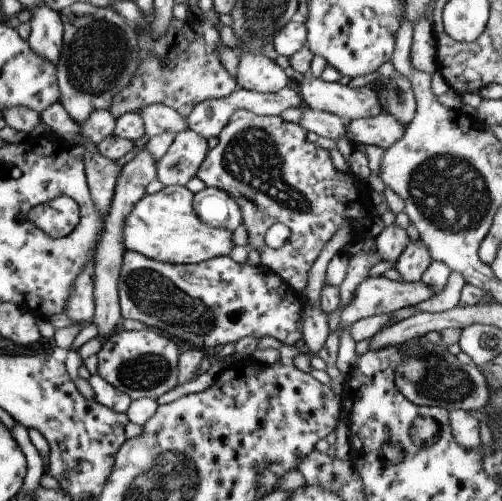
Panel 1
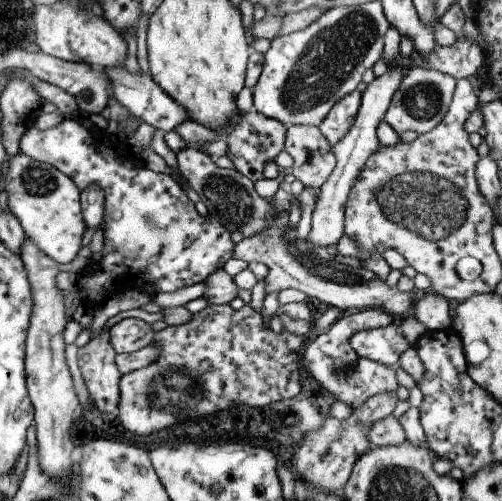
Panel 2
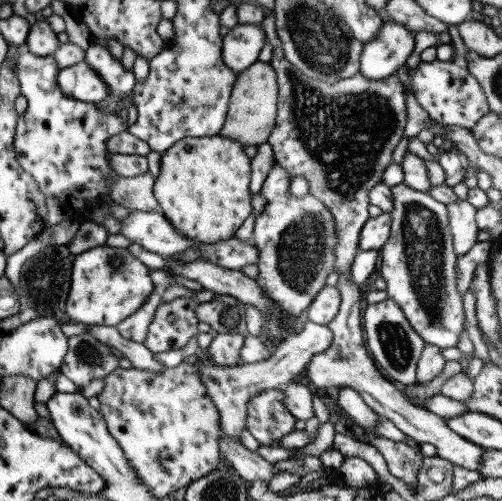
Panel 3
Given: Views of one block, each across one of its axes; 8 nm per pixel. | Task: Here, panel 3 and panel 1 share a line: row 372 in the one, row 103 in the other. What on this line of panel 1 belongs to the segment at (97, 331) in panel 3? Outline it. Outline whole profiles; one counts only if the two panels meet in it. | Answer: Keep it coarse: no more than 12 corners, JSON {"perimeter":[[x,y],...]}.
{"perimeter":[[165,104],[148,105],[138,114],[150,137],[176,136],[187,119]]}

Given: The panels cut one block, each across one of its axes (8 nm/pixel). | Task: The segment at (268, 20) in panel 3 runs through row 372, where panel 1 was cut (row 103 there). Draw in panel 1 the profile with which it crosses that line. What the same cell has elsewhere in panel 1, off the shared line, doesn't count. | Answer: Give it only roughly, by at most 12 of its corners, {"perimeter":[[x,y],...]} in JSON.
{"perimeter":[[304,75],[306,107],[346,122],[385,110],[368,85],[350,88]]}

